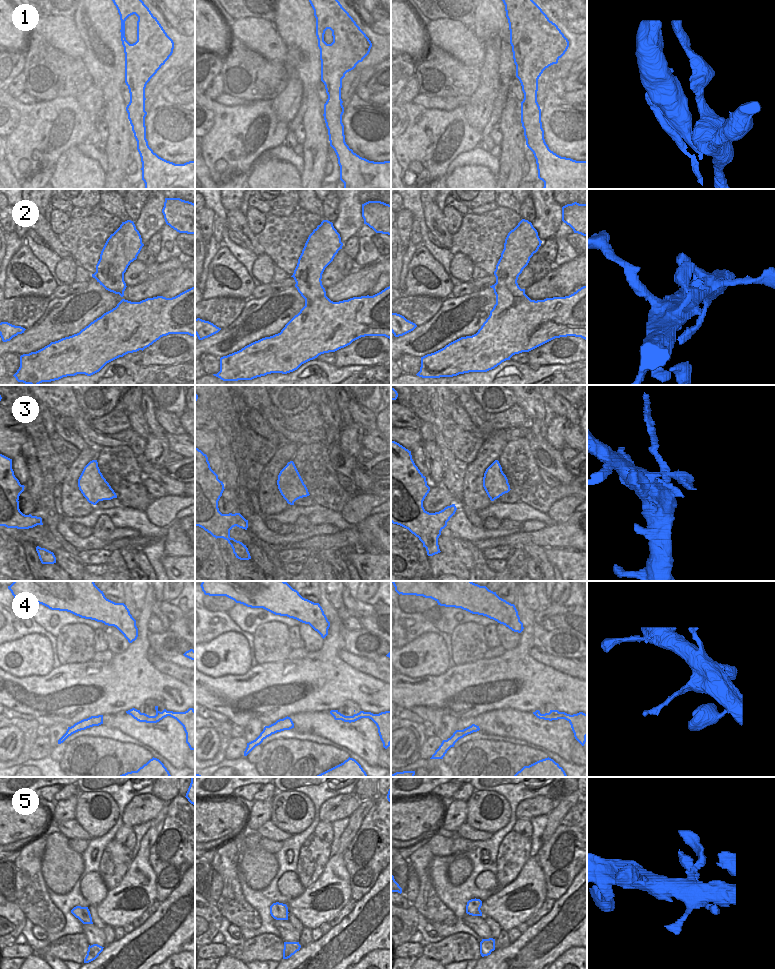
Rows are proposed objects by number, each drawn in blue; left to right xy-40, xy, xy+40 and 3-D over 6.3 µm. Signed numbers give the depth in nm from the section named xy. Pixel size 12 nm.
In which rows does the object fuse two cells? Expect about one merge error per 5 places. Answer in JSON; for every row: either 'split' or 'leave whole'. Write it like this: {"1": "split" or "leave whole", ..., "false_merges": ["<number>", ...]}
{"1": "leave whole", "2": "leave whole", "3": "split", "4": "leave whole", "5": "leave whole", "false_merges": ["3"]}

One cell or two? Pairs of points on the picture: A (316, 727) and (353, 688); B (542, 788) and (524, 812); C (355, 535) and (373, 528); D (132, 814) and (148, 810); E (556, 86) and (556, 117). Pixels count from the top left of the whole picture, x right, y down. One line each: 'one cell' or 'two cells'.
A: two cells
B: two cells
C: one cell
D: one cell
E: two cells

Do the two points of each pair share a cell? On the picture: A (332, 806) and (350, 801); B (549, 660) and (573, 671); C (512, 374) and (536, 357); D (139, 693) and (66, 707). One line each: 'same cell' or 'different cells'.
A: same cell
B: same cell
C: different cells
D: same cell

